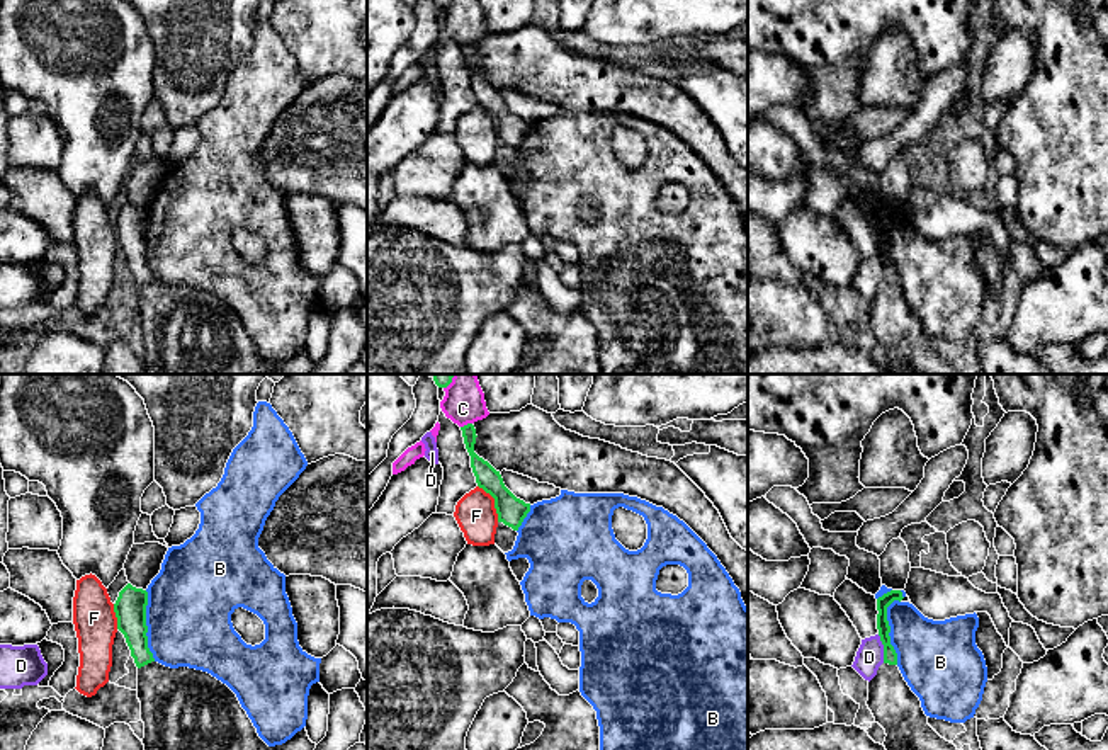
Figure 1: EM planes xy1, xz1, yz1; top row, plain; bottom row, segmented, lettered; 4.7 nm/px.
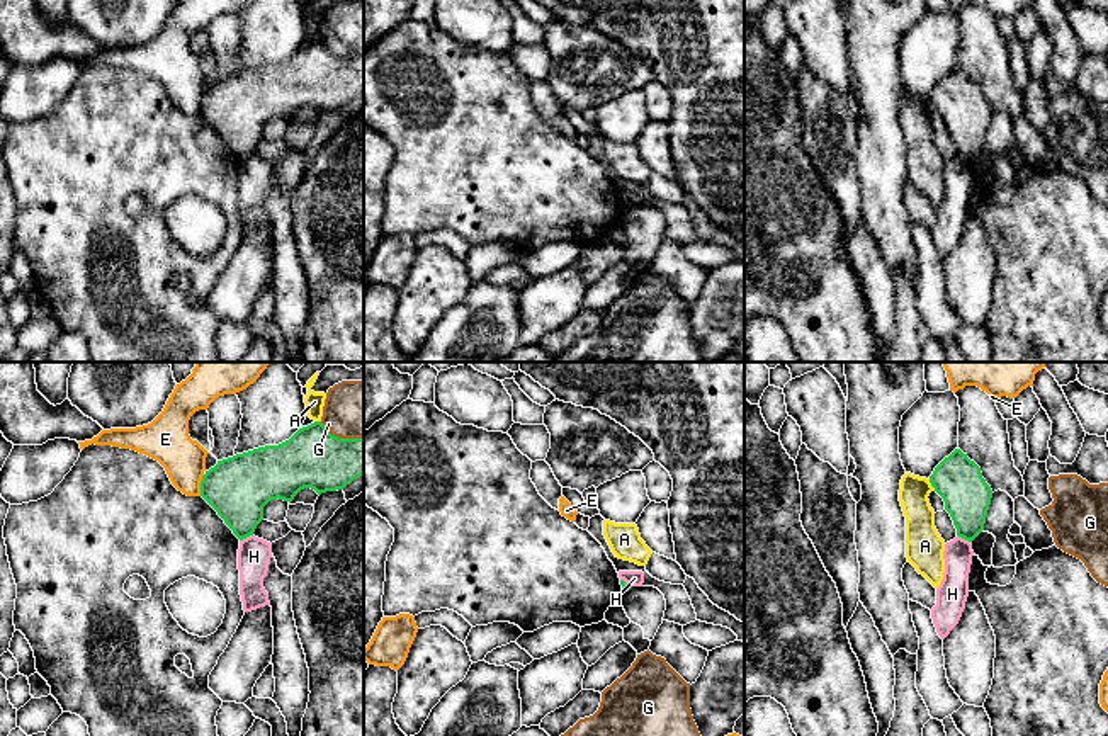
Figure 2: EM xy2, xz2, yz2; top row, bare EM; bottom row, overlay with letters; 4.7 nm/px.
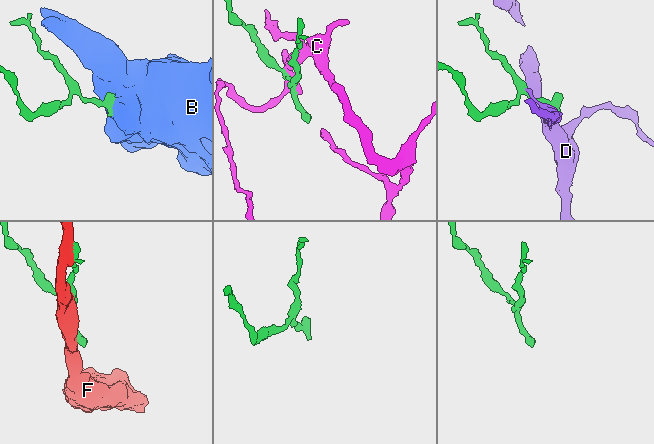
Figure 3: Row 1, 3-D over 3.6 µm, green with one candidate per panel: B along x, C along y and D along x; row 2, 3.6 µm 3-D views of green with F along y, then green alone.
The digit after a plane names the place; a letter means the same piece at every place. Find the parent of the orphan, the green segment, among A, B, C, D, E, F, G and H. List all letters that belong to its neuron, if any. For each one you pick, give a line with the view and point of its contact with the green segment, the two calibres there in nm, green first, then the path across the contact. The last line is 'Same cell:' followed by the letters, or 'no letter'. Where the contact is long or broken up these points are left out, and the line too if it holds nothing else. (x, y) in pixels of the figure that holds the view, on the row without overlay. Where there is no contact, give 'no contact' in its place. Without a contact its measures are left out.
Same cell: no letter

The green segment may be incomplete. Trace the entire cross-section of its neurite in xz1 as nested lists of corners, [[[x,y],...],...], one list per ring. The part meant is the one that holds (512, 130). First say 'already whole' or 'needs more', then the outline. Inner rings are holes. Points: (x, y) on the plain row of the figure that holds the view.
already whole; [[[472,43],[461,46],[466,68],[471,75],[471,87],[476,95],[476,102],[486,112],[495,117],[495,128],[498,133],[498,141],[518,150],[523,138],[530,131],[530,122],[517,117],[503,102],[500,90],[496,90],[488,80],[474,71],[476,48]]]

